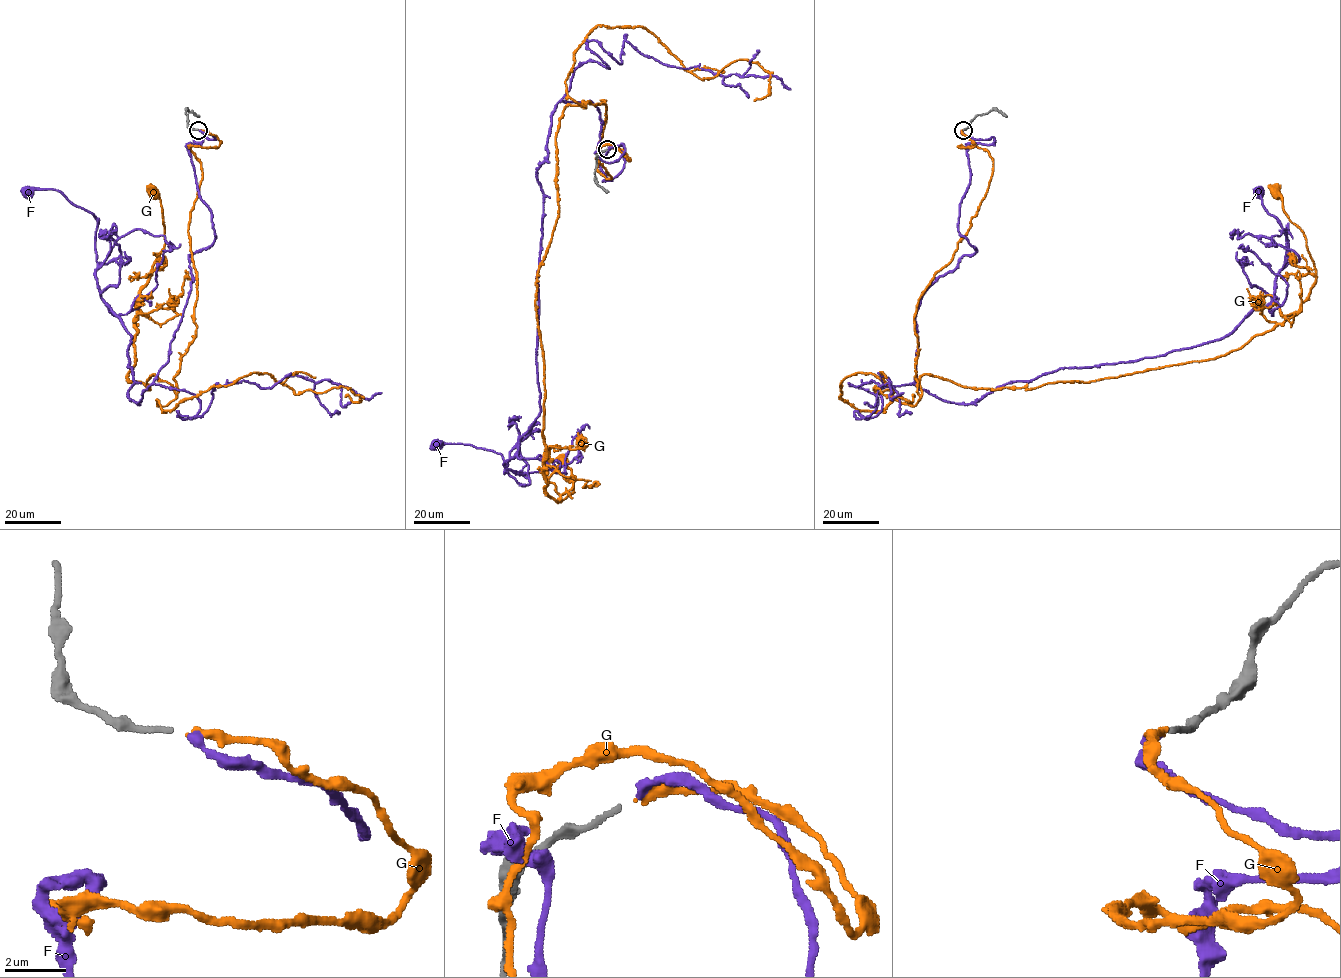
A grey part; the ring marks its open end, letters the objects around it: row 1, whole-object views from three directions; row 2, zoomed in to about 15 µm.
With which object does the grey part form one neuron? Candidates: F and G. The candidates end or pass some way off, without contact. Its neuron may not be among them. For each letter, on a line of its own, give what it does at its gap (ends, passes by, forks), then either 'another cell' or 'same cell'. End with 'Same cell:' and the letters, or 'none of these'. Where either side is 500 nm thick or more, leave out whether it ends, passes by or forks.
F: it ends | another cell
G: it ends | same cell
Same cell: G

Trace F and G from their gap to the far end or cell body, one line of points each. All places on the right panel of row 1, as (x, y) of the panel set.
F: (962, 130), (994, 140), (976, 250), (915, 317), (950, 402), (1228, 335), (1285, 264), (1258, 192)
G: (962, 130), (992, 176), (919, 299), (919, 394), (924, 374), (1031, 389), (1242, 347), (1315, 281), (1276, 193)

